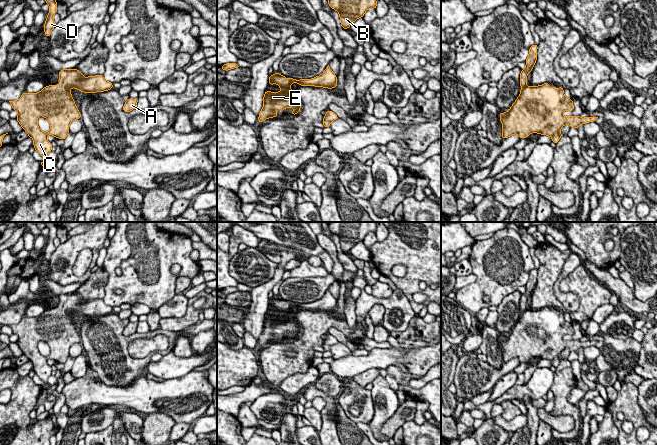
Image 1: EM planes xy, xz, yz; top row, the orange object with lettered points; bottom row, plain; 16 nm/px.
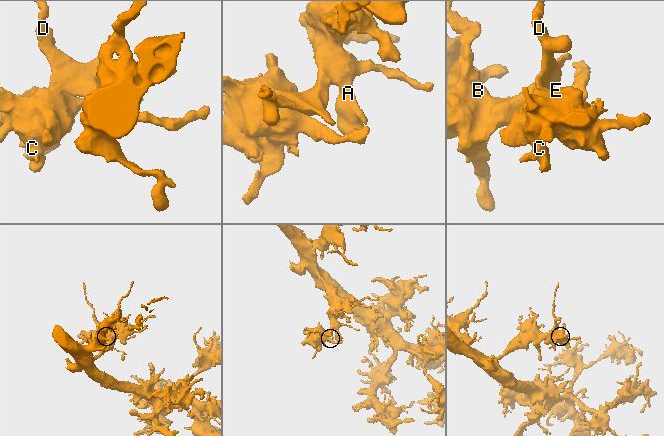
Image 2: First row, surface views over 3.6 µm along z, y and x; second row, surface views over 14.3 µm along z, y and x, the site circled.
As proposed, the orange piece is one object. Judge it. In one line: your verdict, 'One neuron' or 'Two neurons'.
One neuron

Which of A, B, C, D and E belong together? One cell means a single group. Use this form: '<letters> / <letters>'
A B C D E

